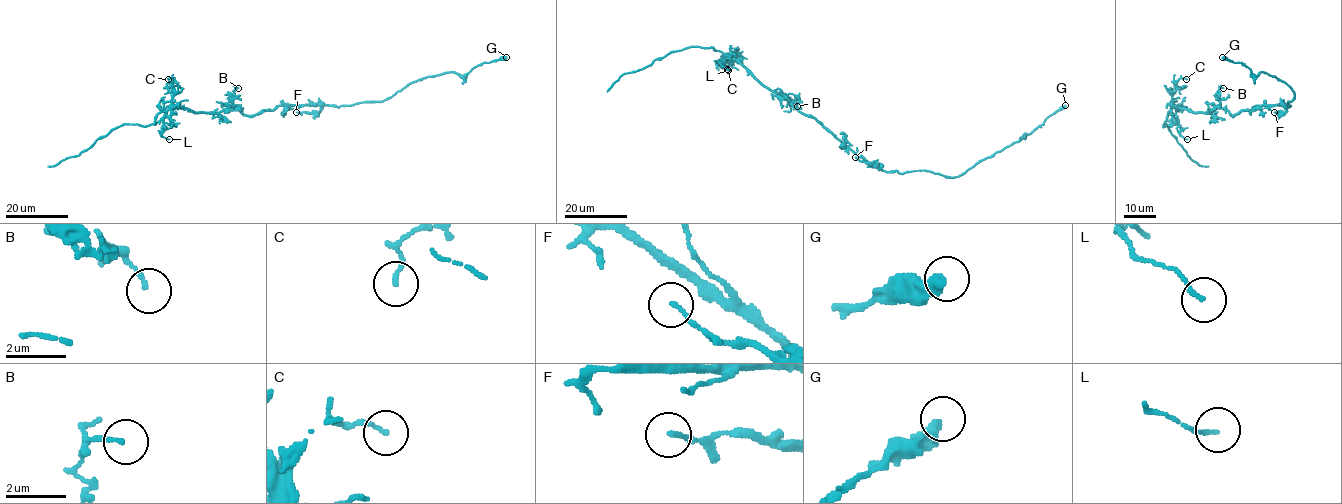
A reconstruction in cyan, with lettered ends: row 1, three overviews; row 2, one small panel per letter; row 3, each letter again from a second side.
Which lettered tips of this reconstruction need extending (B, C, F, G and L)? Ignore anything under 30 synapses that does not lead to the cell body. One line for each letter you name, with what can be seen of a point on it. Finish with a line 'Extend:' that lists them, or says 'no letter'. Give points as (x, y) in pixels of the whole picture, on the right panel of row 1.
Extend: no letter

